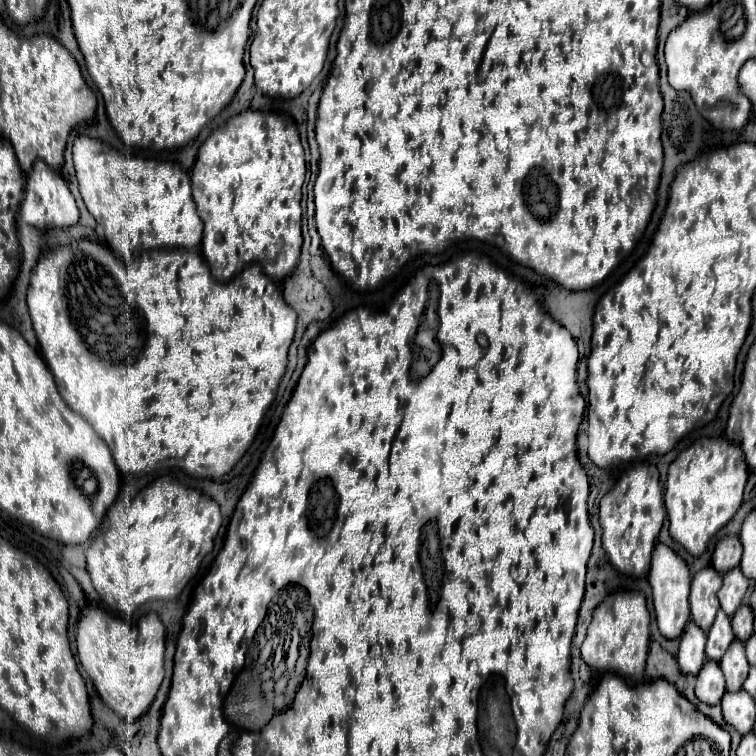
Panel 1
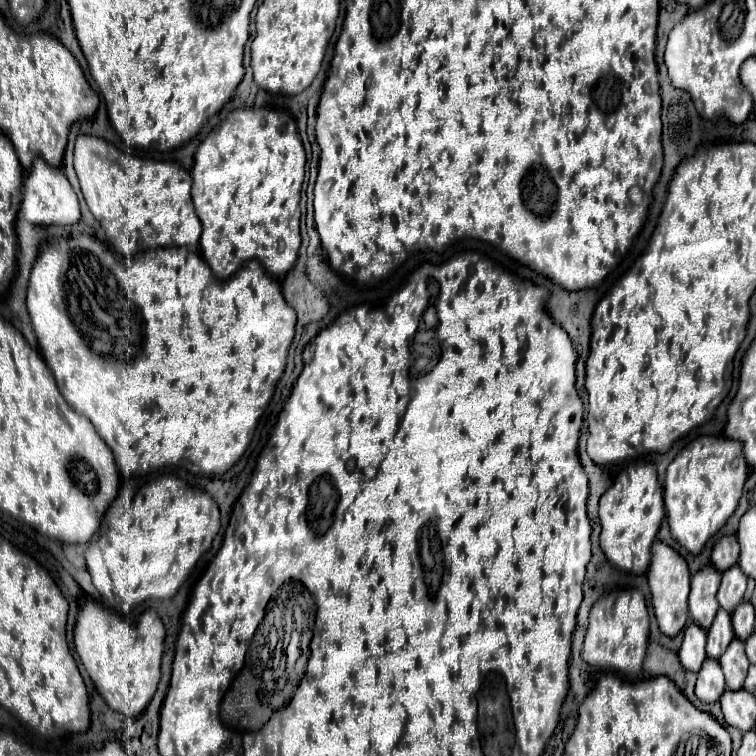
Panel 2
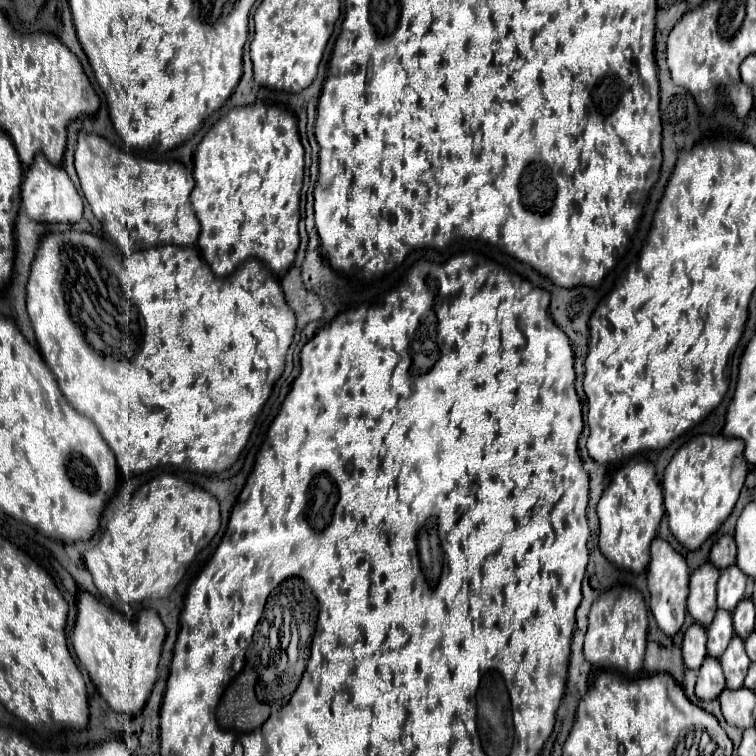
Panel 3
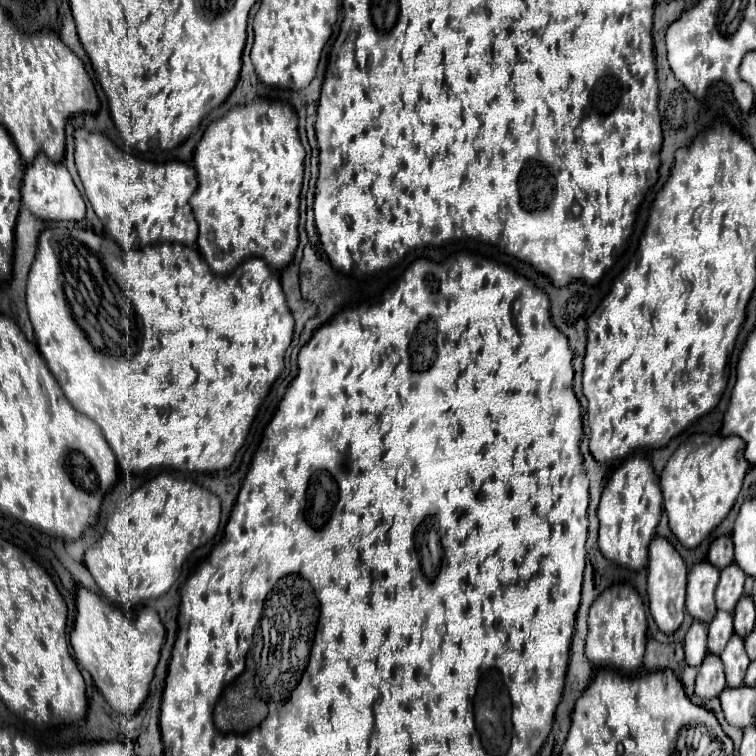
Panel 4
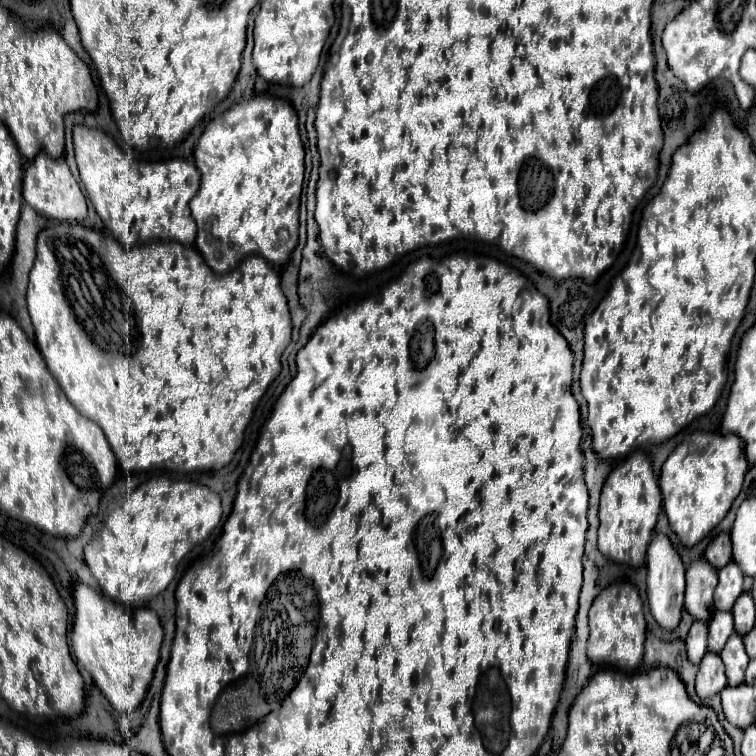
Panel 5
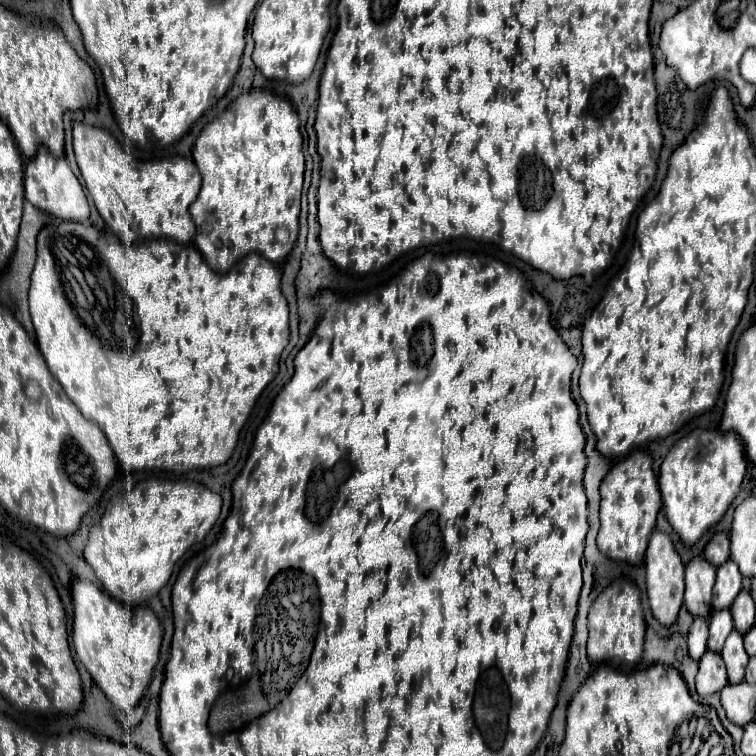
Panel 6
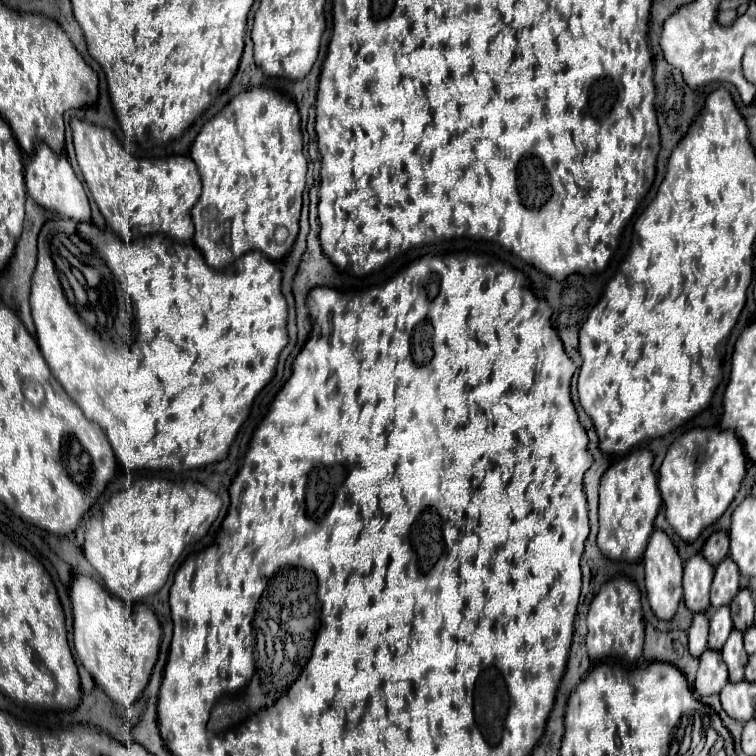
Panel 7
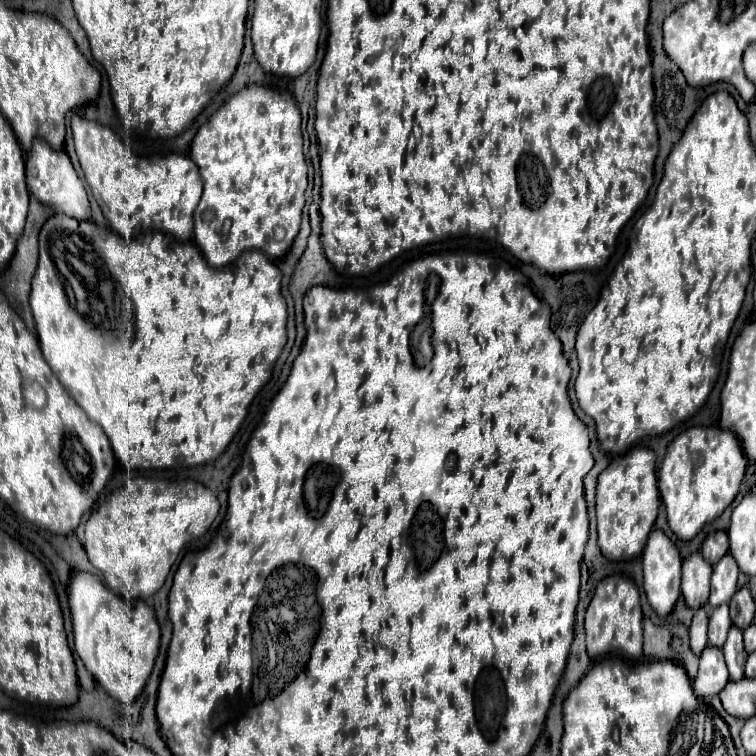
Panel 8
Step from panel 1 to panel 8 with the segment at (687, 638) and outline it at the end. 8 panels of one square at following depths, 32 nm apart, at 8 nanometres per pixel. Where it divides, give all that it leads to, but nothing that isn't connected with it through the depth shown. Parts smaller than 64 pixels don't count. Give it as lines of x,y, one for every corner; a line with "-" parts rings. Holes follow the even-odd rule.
702,604
700,608
696,608
690,624
690,646
696,654
700,654
708,644
706,632
708,632
708,608
706,604

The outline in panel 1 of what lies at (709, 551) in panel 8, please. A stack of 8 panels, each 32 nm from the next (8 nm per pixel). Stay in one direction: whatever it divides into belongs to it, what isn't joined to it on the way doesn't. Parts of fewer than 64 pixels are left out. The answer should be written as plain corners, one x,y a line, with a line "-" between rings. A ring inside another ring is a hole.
724,536
716,548
714,548
714,554
712,554
712,566
724,574
728,570
732,570
734,566
738,566
740,562
740,556
742,556
742,544
738,540
738,536

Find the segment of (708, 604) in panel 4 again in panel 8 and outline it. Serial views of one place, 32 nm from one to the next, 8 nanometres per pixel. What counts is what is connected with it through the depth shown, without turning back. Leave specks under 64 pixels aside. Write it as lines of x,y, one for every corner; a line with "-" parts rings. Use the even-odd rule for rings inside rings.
700,552
690,554
682,562
682,594
690,608
698,608
708,600
712,566
700,556

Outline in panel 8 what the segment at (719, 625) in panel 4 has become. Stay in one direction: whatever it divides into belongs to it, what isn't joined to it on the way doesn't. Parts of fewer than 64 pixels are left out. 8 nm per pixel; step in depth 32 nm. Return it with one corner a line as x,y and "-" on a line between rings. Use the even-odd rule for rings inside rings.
720,604
720,608
714,608
712,614
710,614
708,644
722,648
730,626
732,626
732,620
730,620
730,614
728,614
728,604

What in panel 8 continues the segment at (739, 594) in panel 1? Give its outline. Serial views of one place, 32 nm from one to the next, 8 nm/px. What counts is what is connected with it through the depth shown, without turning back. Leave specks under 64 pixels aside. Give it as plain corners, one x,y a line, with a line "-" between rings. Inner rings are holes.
728,552
722,556
722,560
714,566
712,572
712,590
710,590
710,598
708,604
712,608
728,602
734,592
736,592
736,582
738,582
738,564
734,560
734,556

